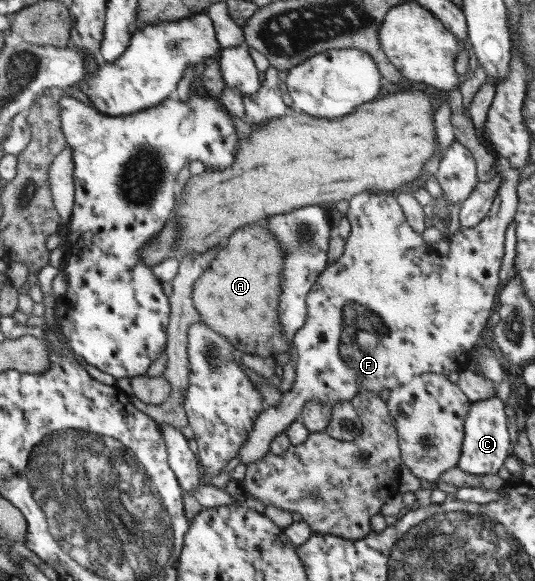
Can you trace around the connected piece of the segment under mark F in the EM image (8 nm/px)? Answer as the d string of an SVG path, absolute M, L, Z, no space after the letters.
M493 152L493 157L495 170L502 181L487 216L475 227L462 229L450 236L448 252L443 256L429 249L419 261L419 247L423 245L427 249L427 245L405 223L404 213L401 213L403 209L399 209L400 205L389 197L389 193L364 192L349 201L345 217L352 226L352 234L347 239L341 259L329 265L312 288L308 296L308 321L294 339L297 366L293 386L285 392L277 407L267 407L257 419L255 430L239 455L246 466L272 451L273 439L284 434L293 421L300 420L309 401L351 402L365 390L377 393L383 387L390 390L422 373L447 376L467 368L479 333L495 309L495 293L501 286L498 273L505 229L514 219L518 202L518 170L510 169L508 162L497 152Z

